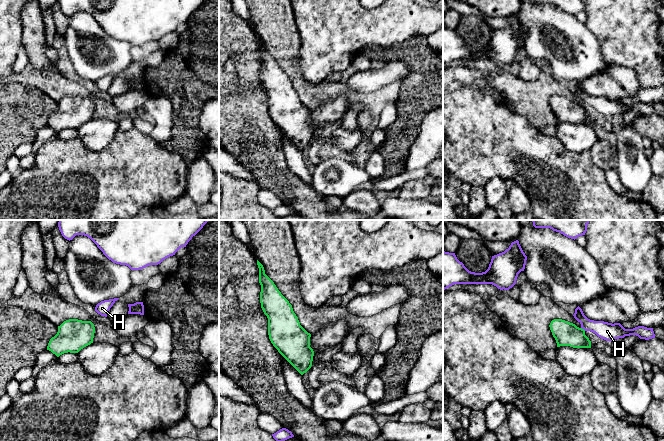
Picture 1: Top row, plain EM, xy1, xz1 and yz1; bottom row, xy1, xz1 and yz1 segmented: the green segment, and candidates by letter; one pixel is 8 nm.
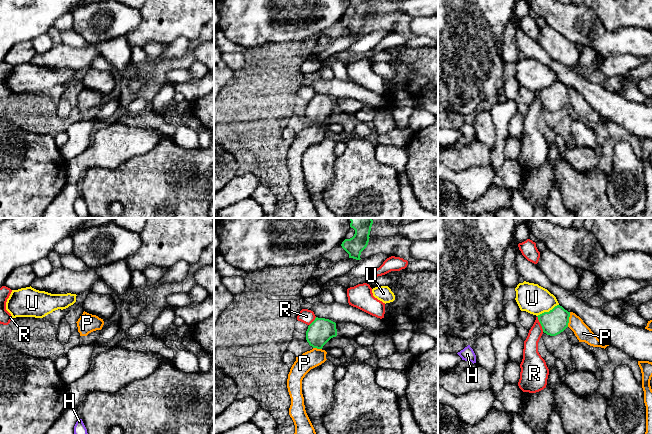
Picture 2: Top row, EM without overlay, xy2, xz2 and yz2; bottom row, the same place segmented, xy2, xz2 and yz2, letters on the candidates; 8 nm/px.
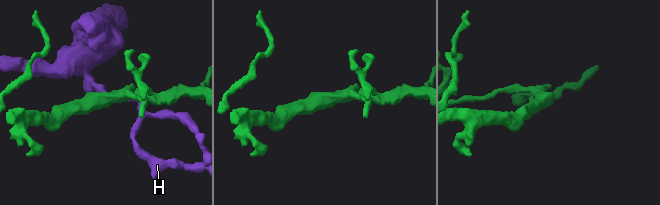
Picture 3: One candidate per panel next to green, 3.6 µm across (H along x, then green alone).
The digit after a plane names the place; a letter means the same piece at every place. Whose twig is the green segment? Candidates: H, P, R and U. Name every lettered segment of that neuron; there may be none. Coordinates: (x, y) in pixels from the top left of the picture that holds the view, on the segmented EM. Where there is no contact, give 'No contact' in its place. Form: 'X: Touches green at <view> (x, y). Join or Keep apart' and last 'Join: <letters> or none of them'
H: Touches green at yz1 (583, 329). Keep apart
P: Touches green at yz2 (568, 319). Join
R: Touches green at yz2 (540, 323). Keep apart
U: Touches green at yz2 (547, 312). Keep apart
Join: P

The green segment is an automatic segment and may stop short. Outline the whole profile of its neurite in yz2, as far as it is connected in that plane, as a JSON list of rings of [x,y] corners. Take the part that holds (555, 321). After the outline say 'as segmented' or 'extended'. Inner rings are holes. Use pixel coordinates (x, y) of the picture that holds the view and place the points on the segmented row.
[[[560,305],[537,317],[543,332],[547,335],[556,336],[569,327],[579,342],[585,342],[590,346],[604,349],[609,346],[609,344],[599,340],[579,316],[573,312],[568,312]]] | extended

